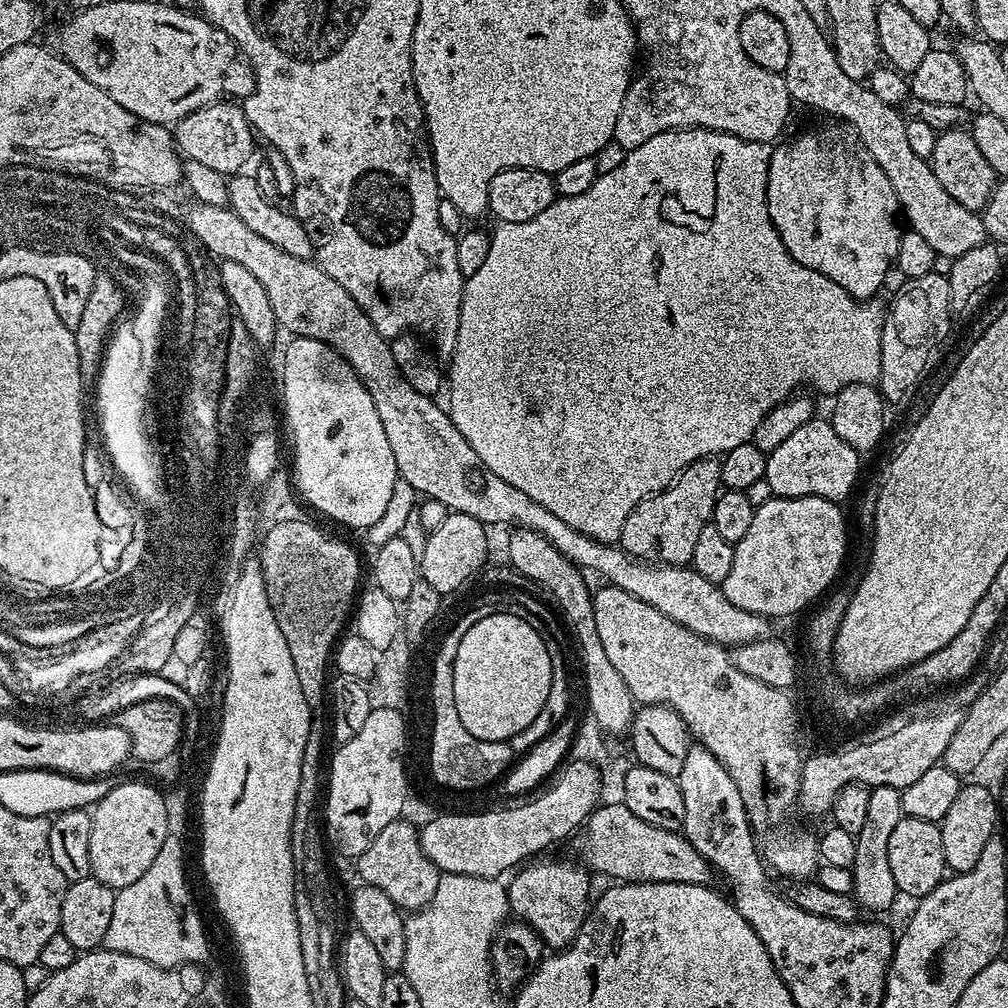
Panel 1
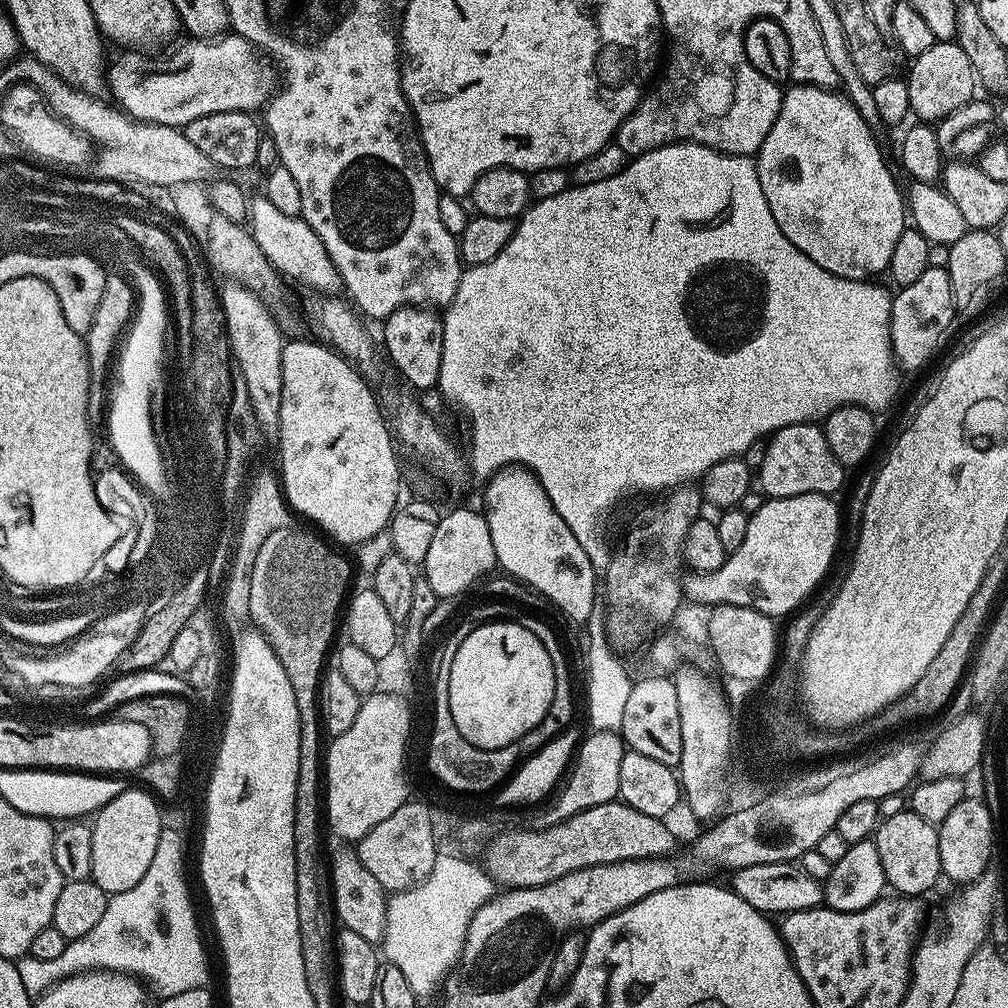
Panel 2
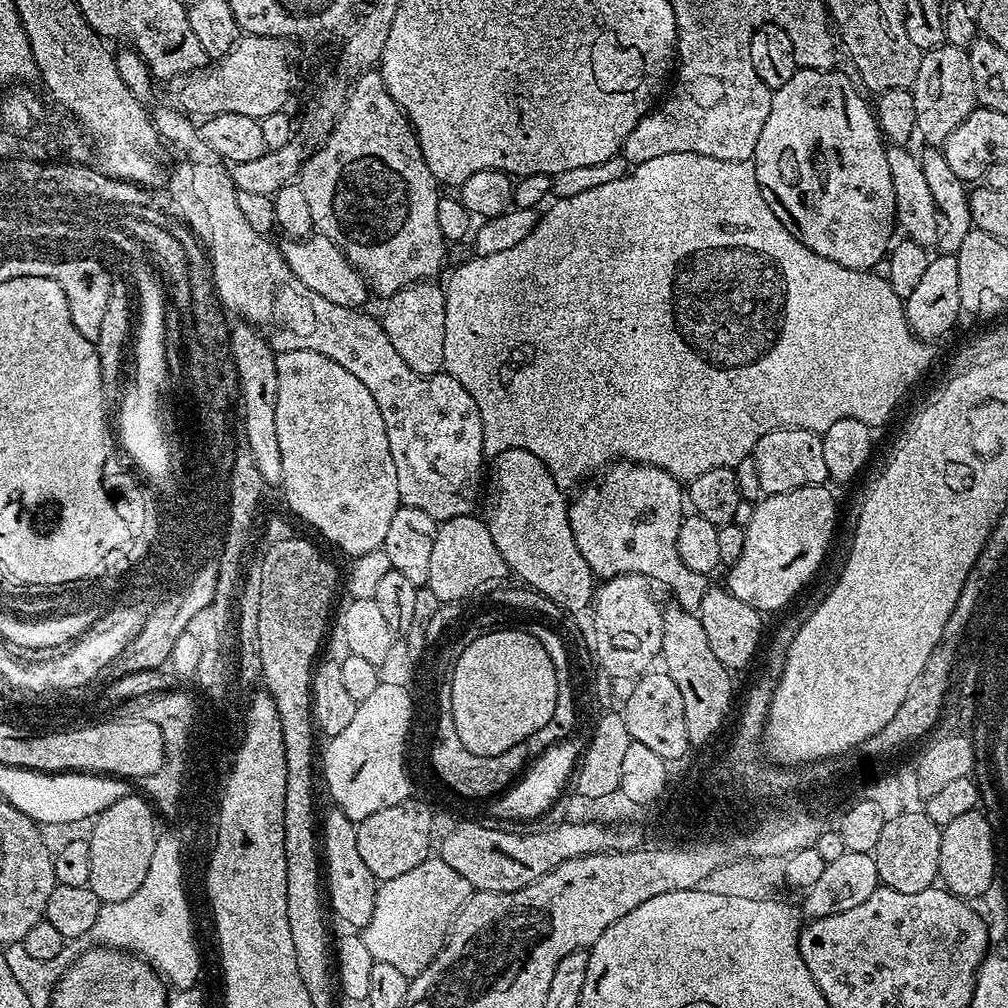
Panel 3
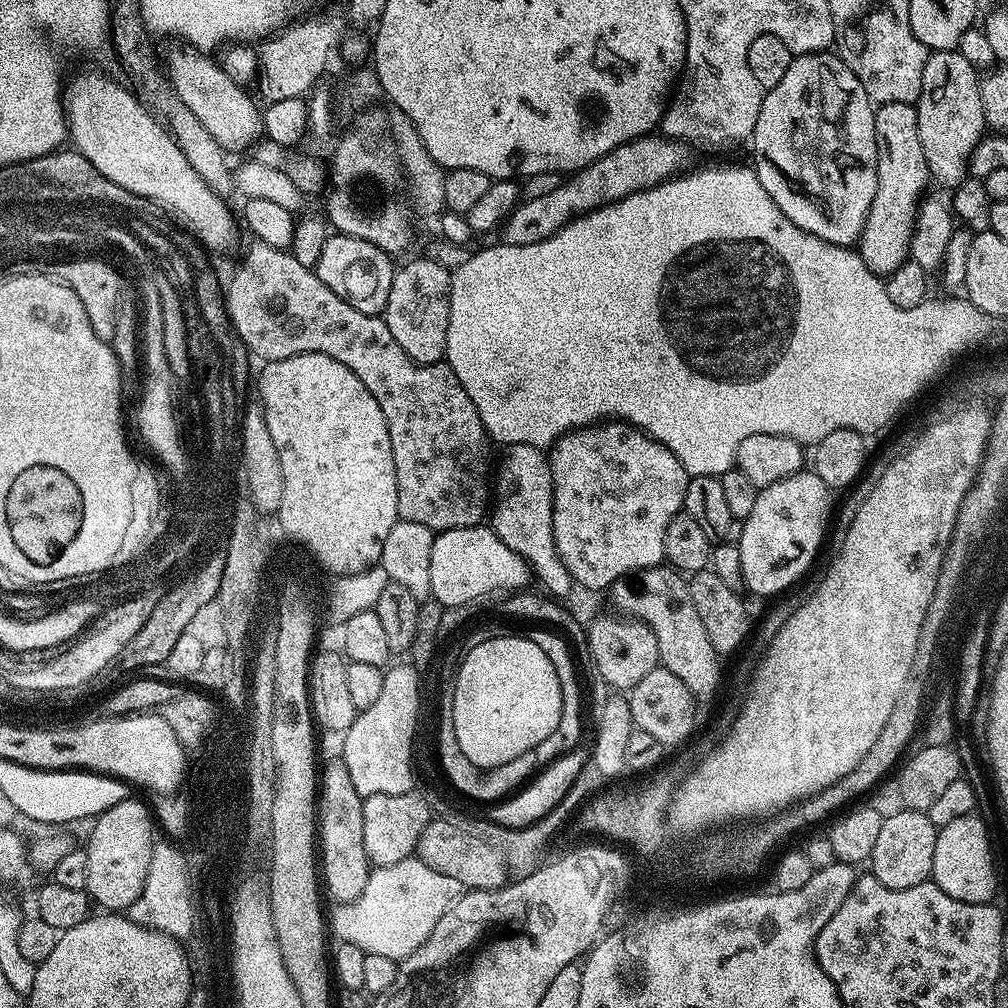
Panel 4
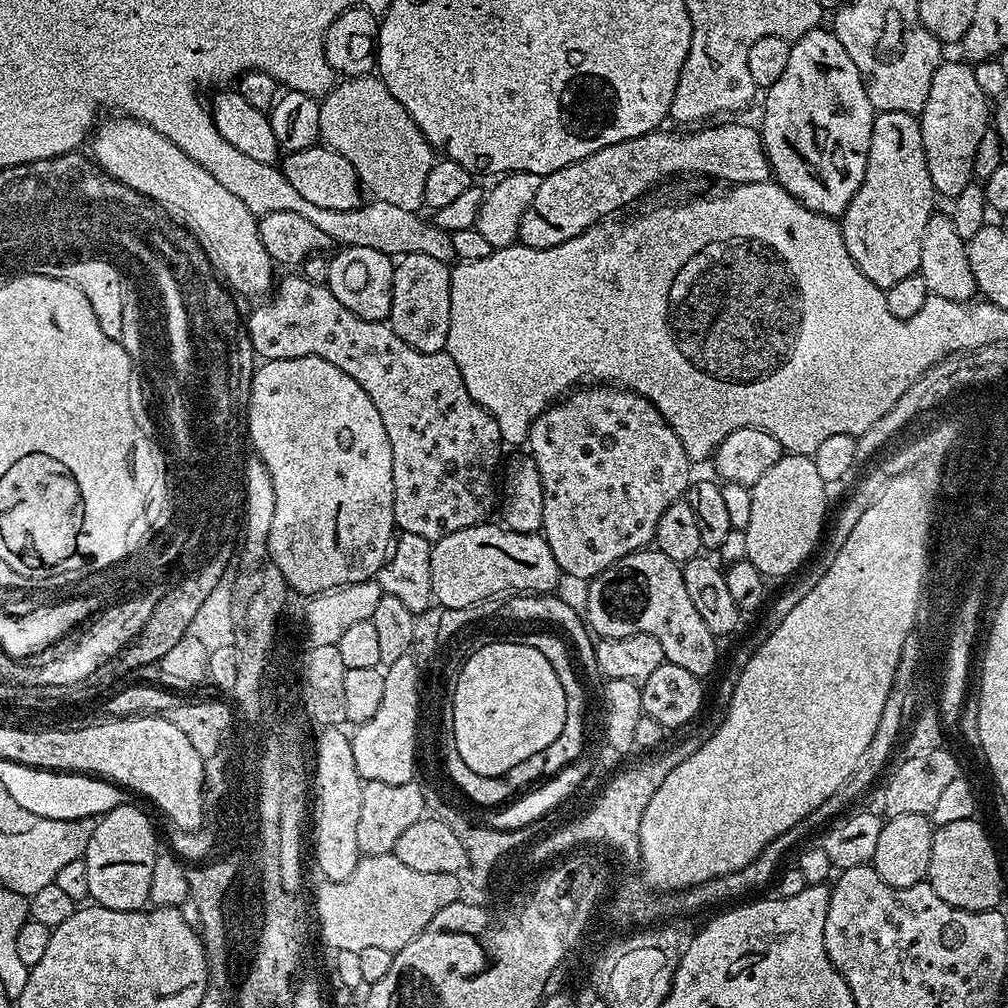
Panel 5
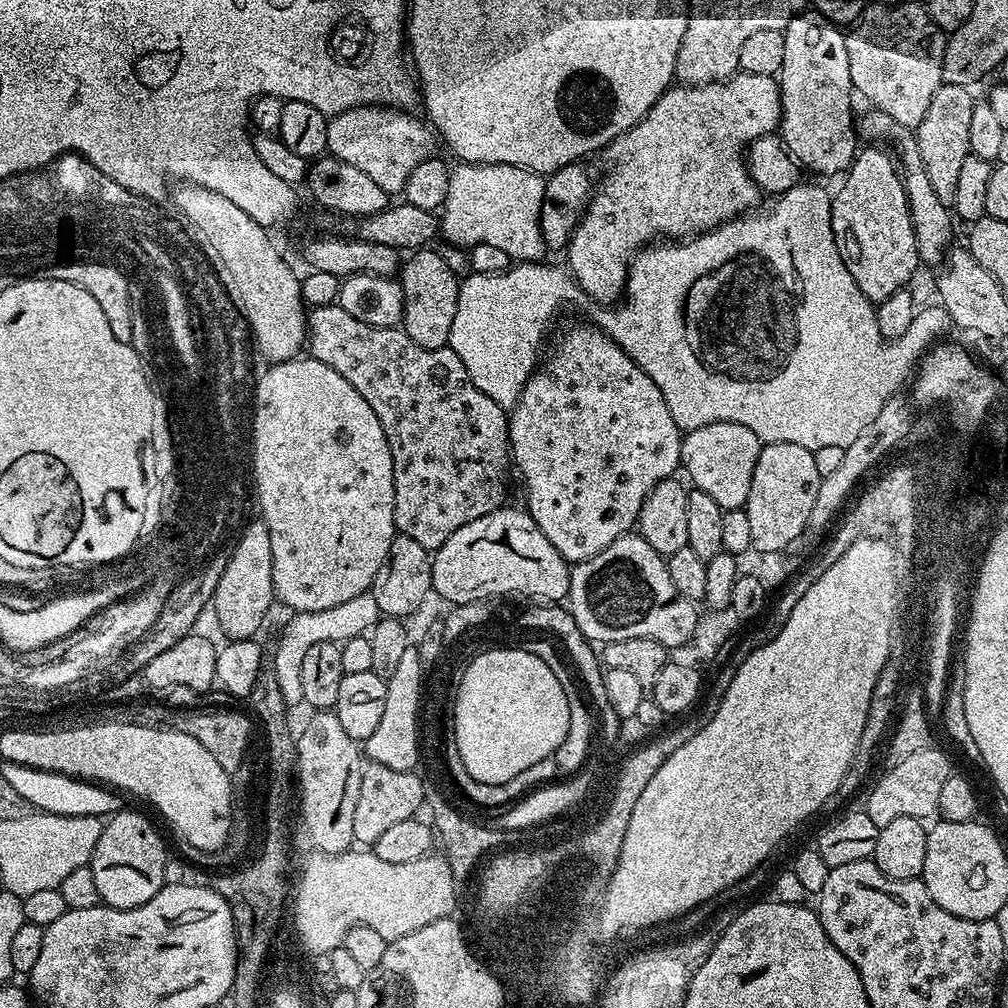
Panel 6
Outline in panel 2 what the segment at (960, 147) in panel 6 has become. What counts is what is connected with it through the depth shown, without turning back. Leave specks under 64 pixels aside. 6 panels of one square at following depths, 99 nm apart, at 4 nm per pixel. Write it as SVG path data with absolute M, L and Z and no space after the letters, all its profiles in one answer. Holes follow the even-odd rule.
M937 42L926 54L911 61L912 69L906 73L910 90L910 112L917 121L939 122L952 112L960 112L973 99L978 89L976 72L966 58L966 50L954 42Z

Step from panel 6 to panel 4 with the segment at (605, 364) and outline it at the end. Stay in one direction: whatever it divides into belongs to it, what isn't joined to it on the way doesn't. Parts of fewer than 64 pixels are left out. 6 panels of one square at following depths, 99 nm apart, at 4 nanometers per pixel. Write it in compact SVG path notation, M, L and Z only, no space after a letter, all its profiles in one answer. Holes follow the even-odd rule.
M597 422L586 428L577 428L565 432L550 449L549 469L552 471L553 490L553 540L560 560L565 564L566 570L572 576L573 581L582 587L599 593L611 589L616 580L624 576L640 571L642 568L654 568L665 563L664 547L666 546L666 526L670 526L670 518L674 518L684 507L686 498L686 486L689 482L688 471L674 458L674 454L666 446L662 446L651 436L633 428L631 424L623 422Z

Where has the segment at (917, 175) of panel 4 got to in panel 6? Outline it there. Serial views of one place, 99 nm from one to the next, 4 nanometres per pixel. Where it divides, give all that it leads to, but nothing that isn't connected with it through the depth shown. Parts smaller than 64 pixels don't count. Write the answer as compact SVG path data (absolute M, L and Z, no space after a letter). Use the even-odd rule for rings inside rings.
M864 147L852 159L844 185L832 196L832 229L850 278L867 300L879 302L900 288L908 288L921 263L901 169L880 149L883 147Z

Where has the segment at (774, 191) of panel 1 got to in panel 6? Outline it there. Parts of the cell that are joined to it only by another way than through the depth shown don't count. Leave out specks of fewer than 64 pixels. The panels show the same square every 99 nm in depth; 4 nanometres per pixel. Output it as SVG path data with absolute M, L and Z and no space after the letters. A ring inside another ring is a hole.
M815 10L799 12L797 16L793 16L792 20L782 31L786 38L786 51L782 54L782 70L778 77L780 86L780 126L778 135L784 141L793 160L807 169L807 171L809 168L810 171L821 172L824 176L832 176L835 172L840 172L839 174L847 173L848 167L852 164L852 159L856 157L858 151L858 143L856 144L856 140L858 141L858 128L854 123L854 116L852 120L852 96L854 97L854 89L852 79L850 78L850 58L846 58L845 33L837 25L830 23L821 12Z

